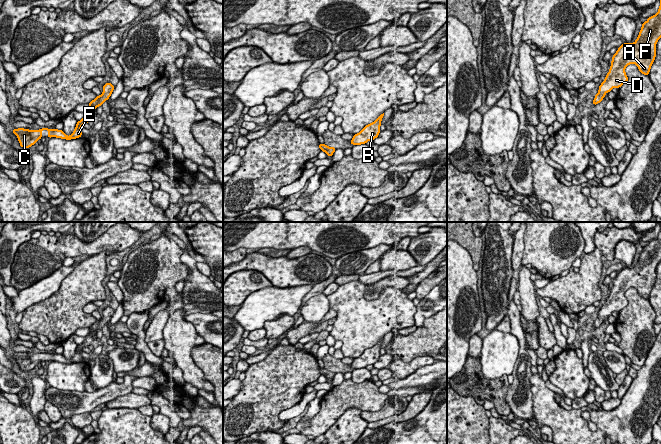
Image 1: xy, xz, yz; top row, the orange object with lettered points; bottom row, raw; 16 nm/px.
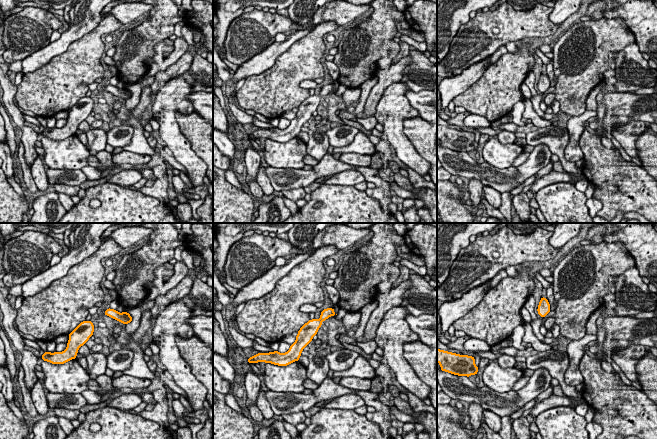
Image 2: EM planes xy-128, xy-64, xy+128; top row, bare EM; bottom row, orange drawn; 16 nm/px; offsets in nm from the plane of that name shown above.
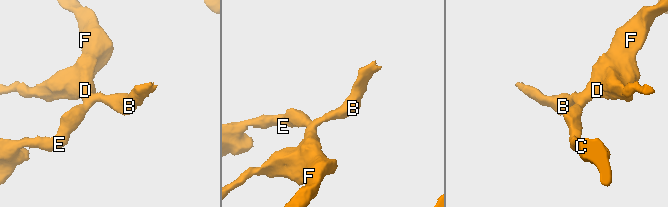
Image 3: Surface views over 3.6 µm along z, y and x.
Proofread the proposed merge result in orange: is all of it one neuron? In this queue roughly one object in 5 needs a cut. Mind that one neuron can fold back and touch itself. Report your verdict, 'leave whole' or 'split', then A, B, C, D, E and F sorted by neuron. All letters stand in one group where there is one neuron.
leave whole | A B C D E F

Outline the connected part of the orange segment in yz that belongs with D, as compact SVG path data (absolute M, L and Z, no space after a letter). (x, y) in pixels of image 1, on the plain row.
M661 223L656 239L642 247L638 262L634 267L623 267L613 279L611 291L605 304L599 310L593 329L600 327L605 318L614 311L620 312L628 305L625 292L634 287L644 299L649 299L650 292L656 281L656 267L661 262Z

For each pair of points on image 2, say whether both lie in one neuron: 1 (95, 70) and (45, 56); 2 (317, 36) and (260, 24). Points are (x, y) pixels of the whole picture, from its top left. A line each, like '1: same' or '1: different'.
1: different
2: different

